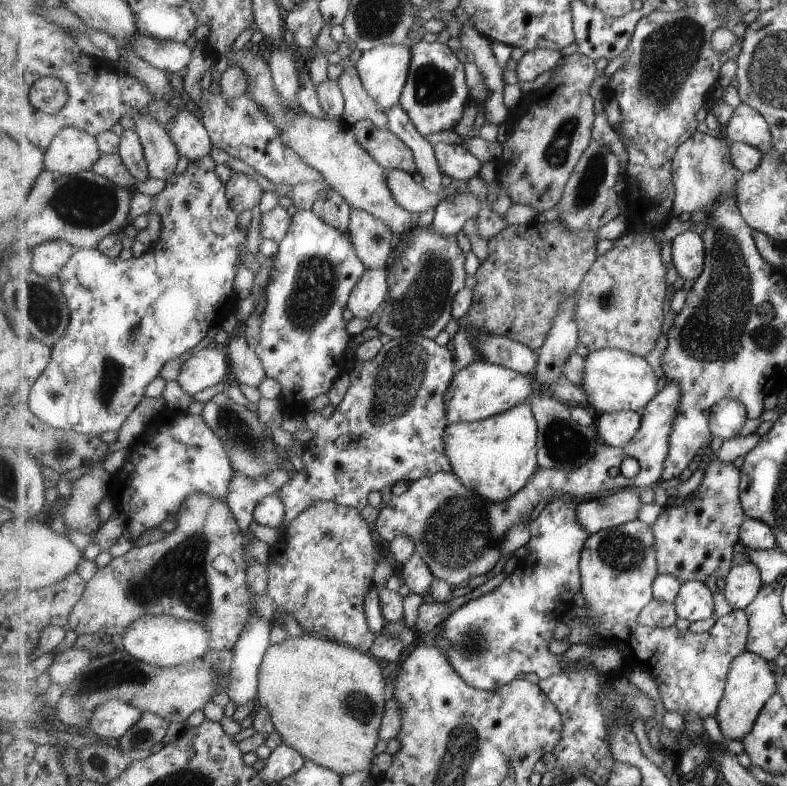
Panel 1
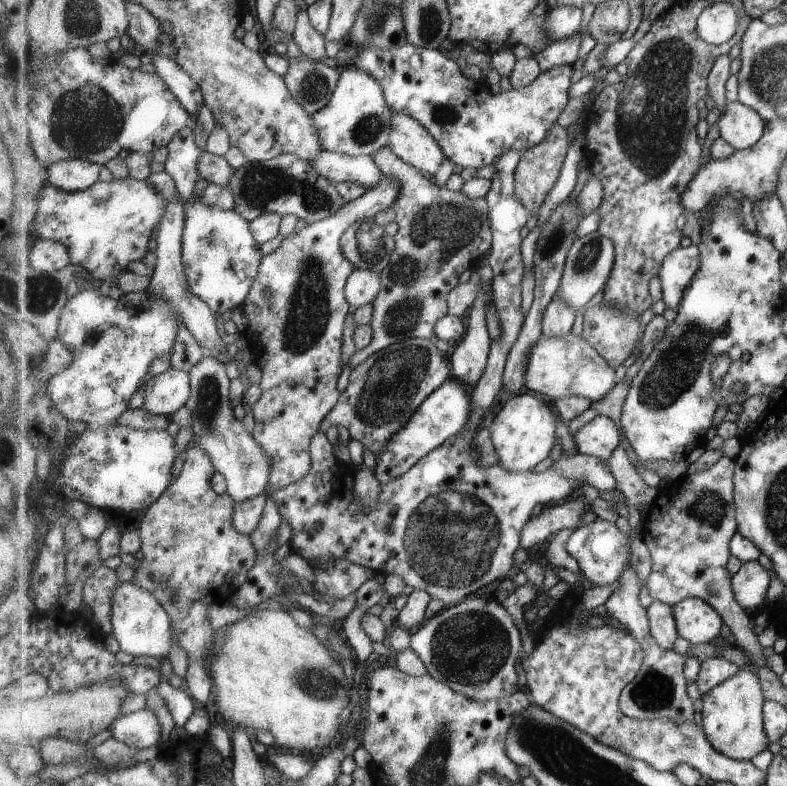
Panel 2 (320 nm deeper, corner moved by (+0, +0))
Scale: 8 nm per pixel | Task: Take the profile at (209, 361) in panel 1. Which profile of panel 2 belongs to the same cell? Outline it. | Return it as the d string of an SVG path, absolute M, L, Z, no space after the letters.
M169 368L144 386L144 408L155 415L167 416L186 407L192 392L190 372Z

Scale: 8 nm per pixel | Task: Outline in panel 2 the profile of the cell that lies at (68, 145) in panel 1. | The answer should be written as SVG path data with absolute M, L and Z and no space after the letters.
M81 158L61 160L48 166L49 183L66 192L85 191L99 181L102 168Z

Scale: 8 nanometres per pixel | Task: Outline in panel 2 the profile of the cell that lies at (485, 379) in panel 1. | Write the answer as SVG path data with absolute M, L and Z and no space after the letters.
M454 377L449 378L421 404L420 410L409 420L409 424L405 424L405 428L401 428L401 432L393 436L385 452L381 452L381 456L376 458L374 474L383 485L405 475L435 448L445 444L449 438L457 435L457 432L461 432L465 424L469 424L469 416L473 416L471 384L465 384Z

